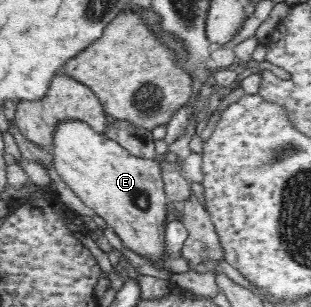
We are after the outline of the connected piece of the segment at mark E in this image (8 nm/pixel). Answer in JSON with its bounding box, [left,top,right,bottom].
[52,119,166,267]

